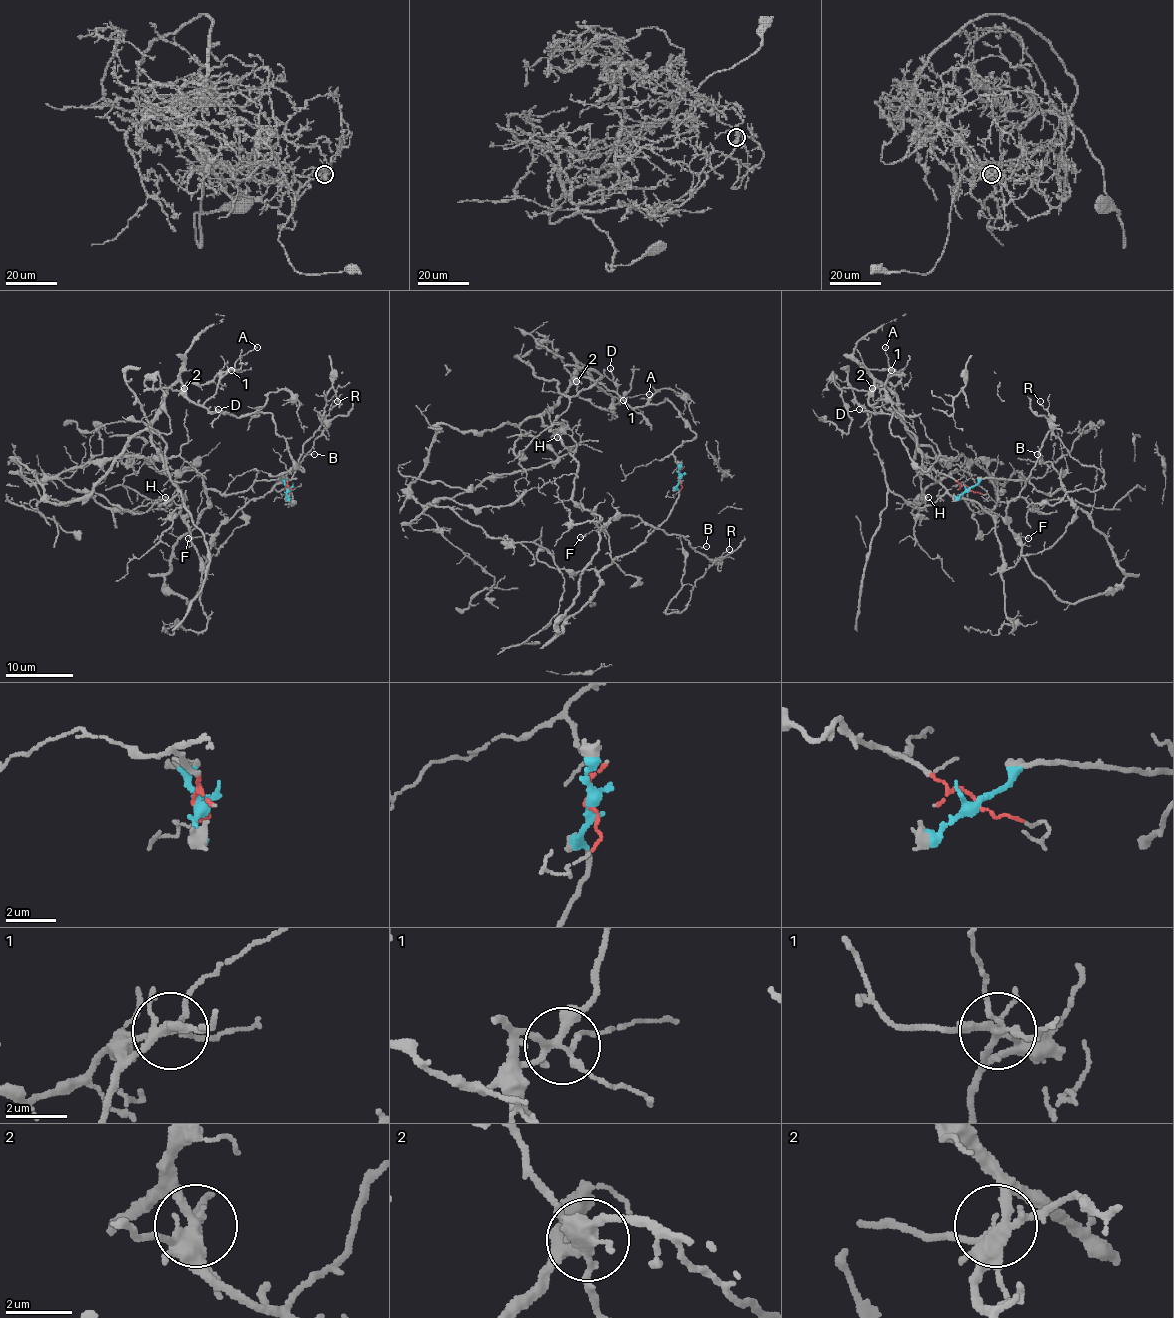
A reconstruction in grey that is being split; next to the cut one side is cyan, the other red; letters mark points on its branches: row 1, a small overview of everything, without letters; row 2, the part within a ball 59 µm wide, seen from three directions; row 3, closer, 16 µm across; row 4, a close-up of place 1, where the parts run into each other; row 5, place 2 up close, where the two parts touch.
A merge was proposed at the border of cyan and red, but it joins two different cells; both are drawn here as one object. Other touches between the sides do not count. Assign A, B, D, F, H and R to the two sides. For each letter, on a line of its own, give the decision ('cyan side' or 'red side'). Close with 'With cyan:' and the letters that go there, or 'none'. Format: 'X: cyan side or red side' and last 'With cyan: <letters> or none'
A: red side
B: cyan side
D: red side
F: cyan side
H: red side
R: cyan side
With cyan: B, F, R

